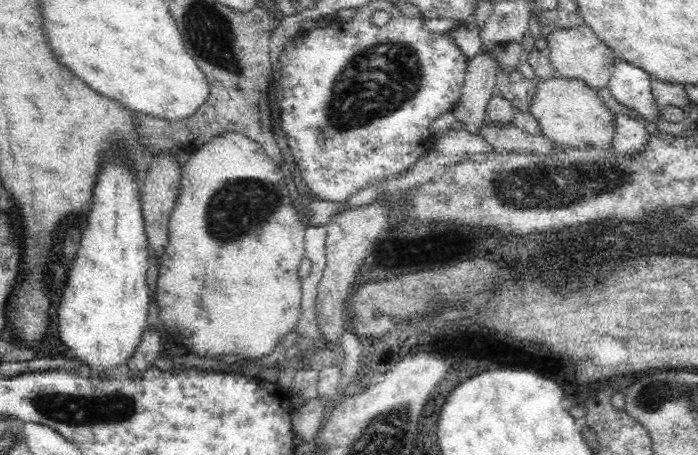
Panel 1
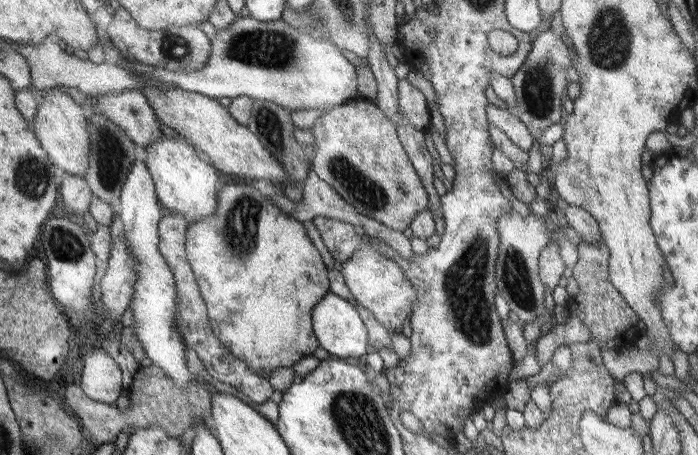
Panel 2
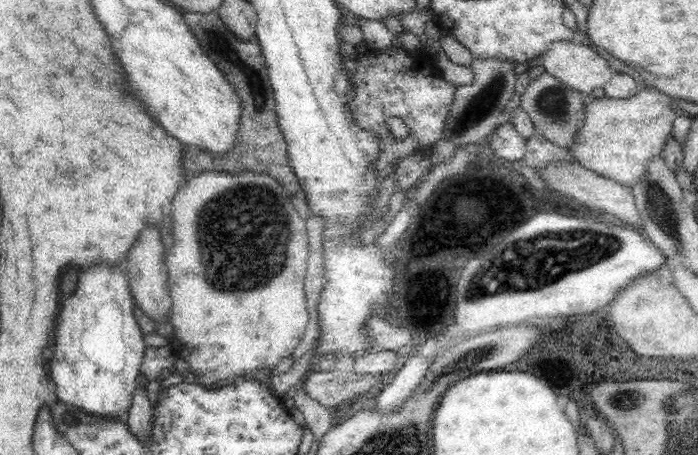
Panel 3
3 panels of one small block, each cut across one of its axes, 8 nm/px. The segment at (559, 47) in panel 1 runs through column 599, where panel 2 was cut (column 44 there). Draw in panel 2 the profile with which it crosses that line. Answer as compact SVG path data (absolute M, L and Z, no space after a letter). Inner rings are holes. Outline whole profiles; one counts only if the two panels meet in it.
M45 37L39 45L15 45L11 43L15 50L25 58L25 62L29 66L29 74L31 74L31 90L48 90L55 86L68 86L76 88L83 94L117 94L121 90L138 90L139 85L131 75L131 69L125 69L123 66L113 65L112 63L95 64L89 59L81 60L71 52L59 49L56 40L51 37Z

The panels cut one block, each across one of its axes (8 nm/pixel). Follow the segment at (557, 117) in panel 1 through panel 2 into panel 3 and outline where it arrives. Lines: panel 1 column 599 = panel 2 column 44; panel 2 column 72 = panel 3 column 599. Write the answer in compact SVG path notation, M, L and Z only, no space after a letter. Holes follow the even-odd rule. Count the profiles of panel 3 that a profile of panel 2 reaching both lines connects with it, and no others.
M648 86L629 99L590 100L588 96L584 99L586 118L575 136L571 154L586 170L632 188L647 177L647 164L661 158L665 144L672 137L678 115L673 100Z

